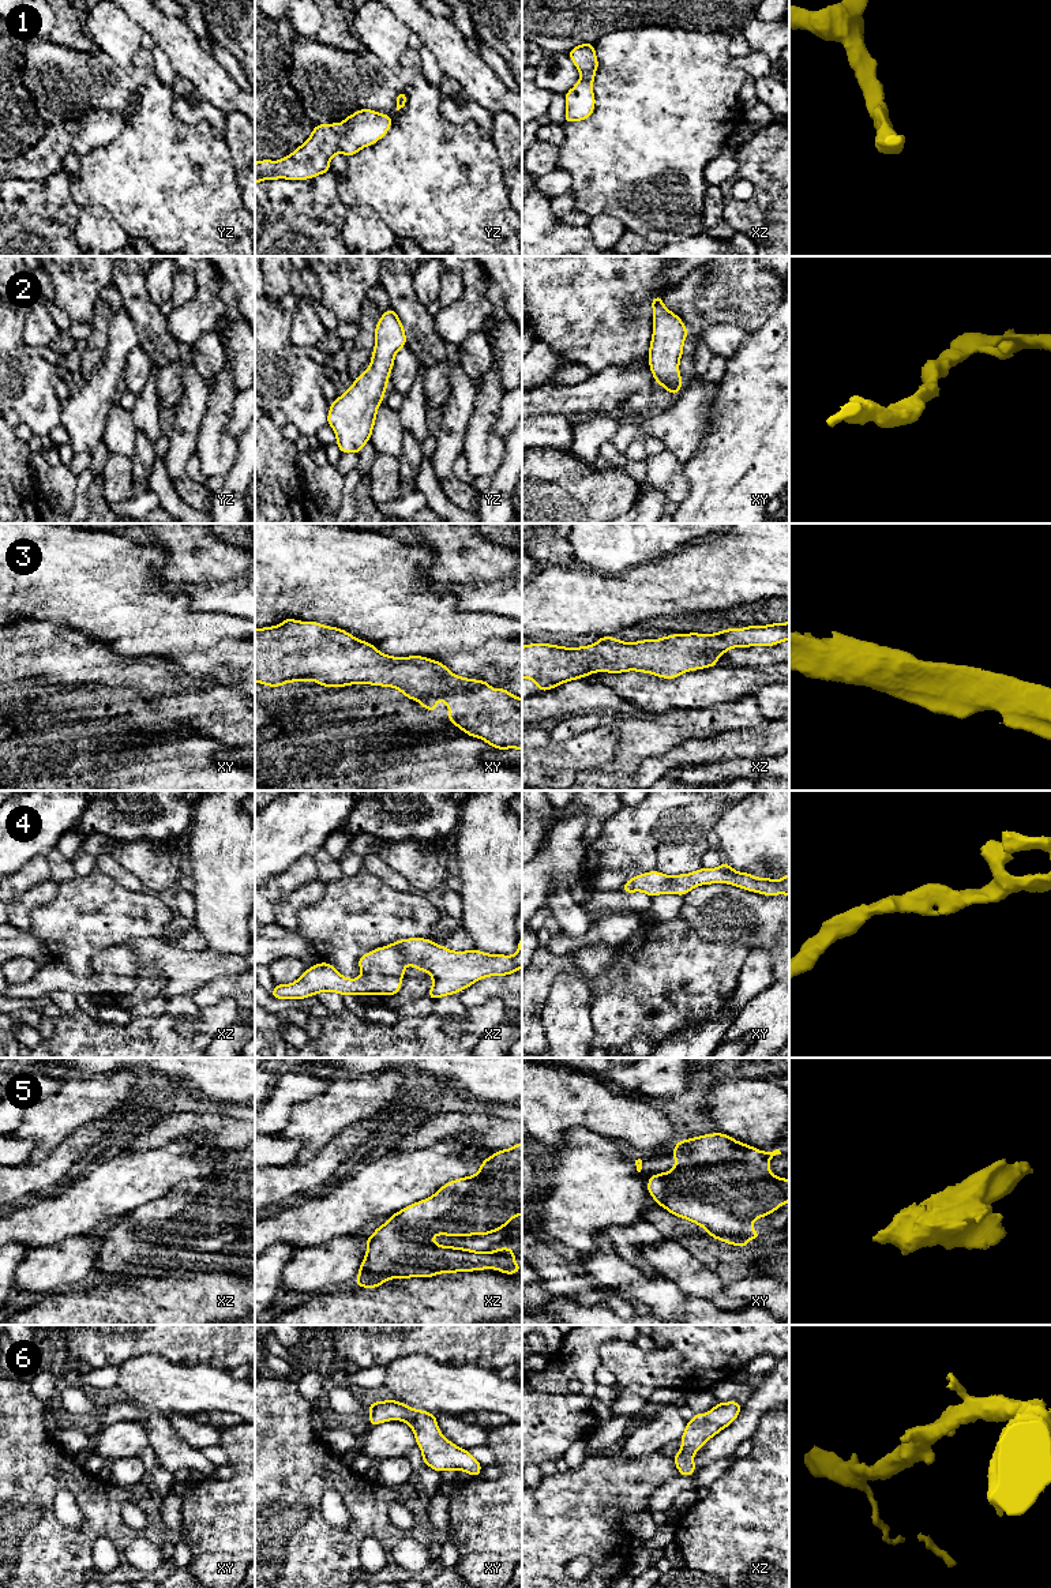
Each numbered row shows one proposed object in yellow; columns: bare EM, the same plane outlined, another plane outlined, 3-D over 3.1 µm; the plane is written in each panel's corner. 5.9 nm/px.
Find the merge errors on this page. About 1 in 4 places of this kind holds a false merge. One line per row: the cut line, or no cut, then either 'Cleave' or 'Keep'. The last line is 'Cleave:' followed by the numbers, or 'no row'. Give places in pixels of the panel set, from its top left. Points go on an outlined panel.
1: No split. Keep
2: No split. Keep
3: No split. Keep
4: No split. Keep
5: No split. Keep
6: No split. Keep
Cleave: no row

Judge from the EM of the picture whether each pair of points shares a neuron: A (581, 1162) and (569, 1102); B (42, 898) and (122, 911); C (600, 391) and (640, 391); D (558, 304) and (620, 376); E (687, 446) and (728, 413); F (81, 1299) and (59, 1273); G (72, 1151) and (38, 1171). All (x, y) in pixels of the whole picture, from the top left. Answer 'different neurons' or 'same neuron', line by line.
A: different neurons
B: different neurons
C: same neuron
D: different neurons
E: different neurons
F: different neurons
G: same neuron

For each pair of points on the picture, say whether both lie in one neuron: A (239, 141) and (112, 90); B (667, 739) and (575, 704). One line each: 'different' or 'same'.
A: different
B: different

